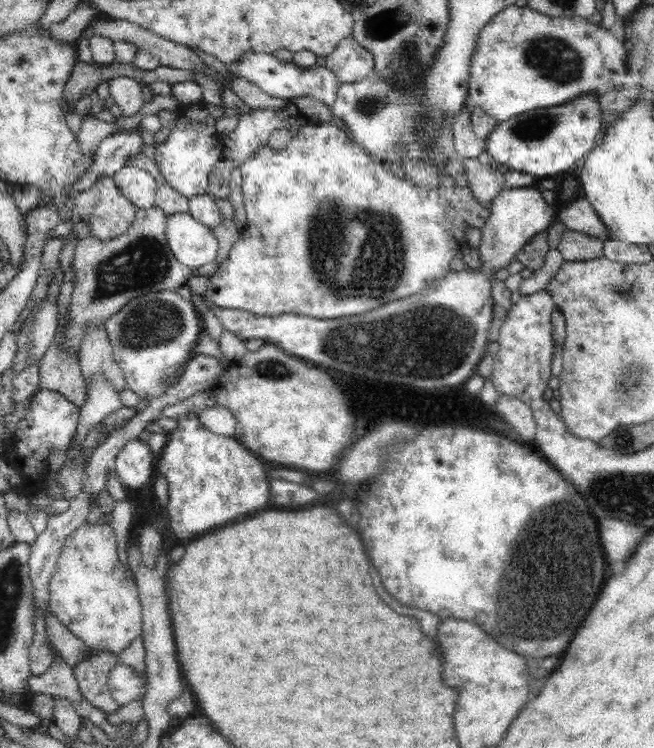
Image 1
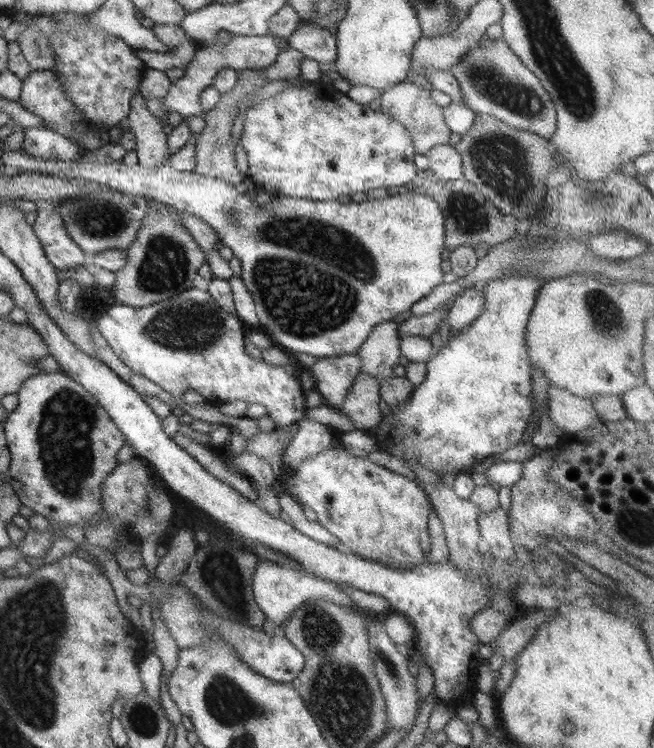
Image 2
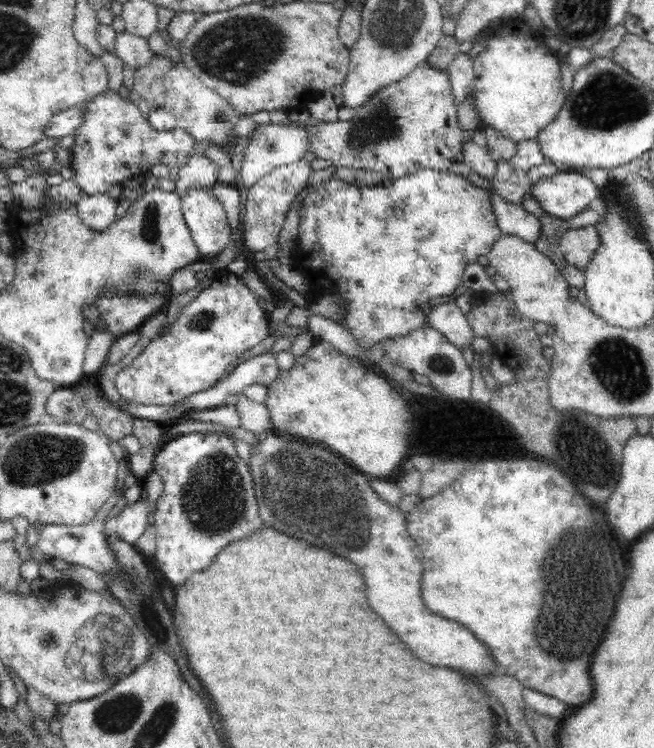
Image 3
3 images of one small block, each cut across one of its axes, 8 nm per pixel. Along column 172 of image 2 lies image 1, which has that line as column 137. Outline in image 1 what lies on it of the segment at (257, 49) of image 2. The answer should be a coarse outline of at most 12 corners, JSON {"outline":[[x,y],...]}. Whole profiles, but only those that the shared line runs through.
{"outline":[[108,80],[121,116],[134,116],[146,99],[137,80]]}

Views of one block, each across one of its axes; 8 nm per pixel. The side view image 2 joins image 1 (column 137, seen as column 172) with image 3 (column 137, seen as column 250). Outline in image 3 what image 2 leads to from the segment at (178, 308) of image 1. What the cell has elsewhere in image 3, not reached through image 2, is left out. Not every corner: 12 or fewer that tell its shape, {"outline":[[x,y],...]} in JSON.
{"outline":[[220,271],[115,378],[126,401],[172,405],[216,386],[269,333]]}

